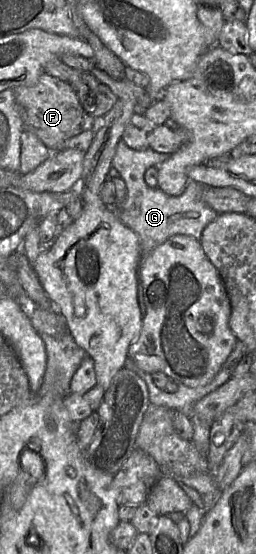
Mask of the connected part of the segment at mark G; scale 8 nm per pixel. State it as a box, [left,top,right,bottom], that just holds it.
[109,139,219,258]

